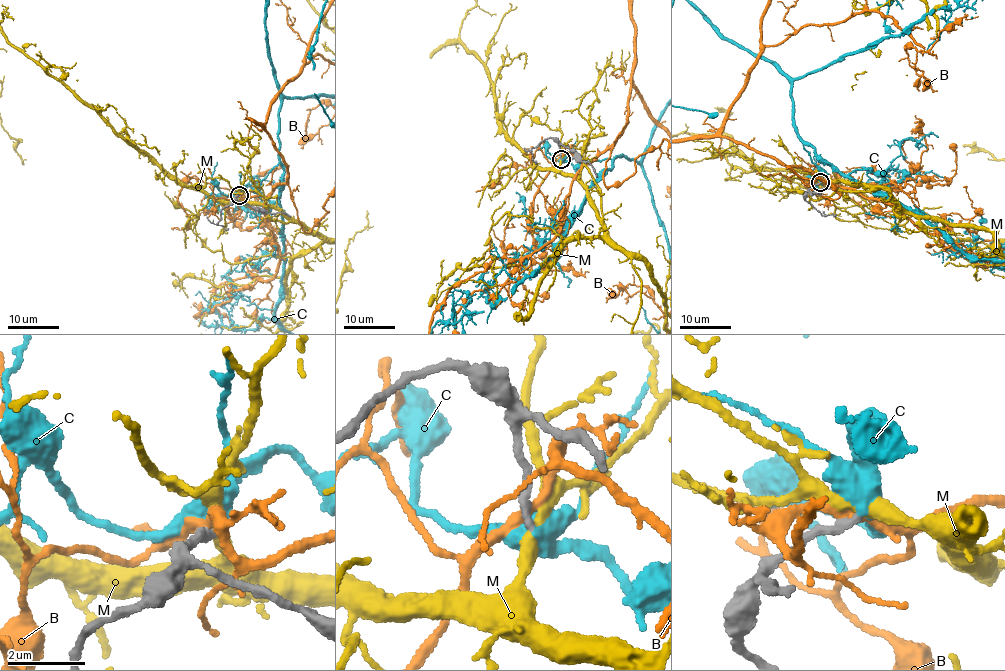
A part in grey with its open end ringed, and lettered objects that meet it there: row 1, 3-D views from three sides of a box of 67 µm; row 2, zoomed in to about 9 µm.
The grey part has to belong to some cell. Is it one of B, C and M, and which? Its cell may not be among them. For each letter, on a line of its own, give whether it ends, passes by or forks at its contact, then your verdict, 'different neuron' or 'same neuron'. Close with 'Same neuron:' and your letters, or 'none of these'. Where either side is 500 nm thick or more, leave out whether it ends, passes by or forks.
B: it passes by; different neuron
C: it passes by; same neuron
M: it passes by; different neuron
Same neuron: C

